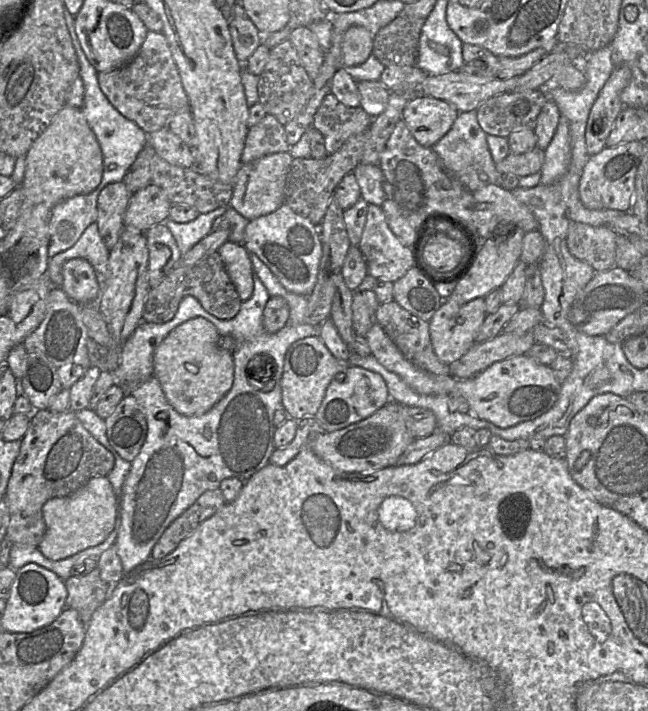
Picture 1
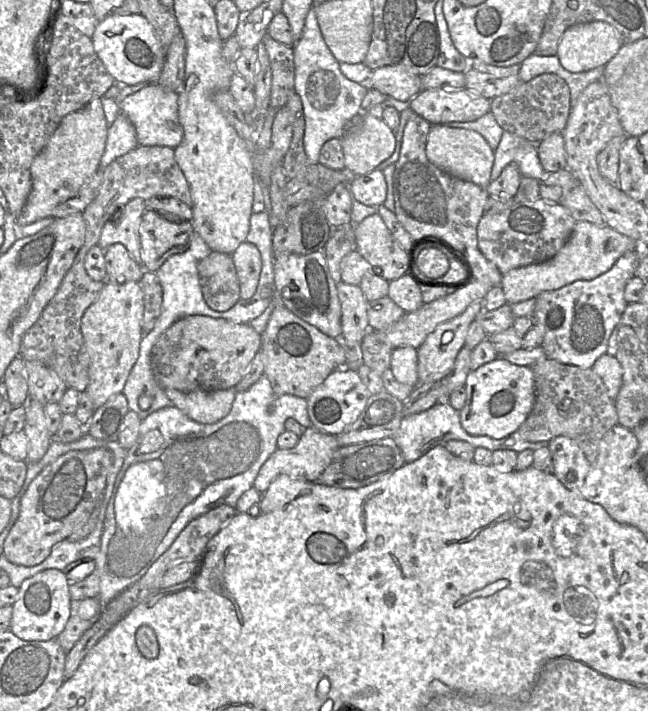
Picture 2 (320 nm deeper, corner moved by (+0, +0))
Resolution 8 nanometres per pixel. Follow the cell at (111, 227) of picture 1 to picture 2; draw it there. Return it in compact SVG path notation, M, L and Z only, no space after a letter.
M114 243L104 250L107 280L117 283L139 282L144 268L138 264L121 243Z

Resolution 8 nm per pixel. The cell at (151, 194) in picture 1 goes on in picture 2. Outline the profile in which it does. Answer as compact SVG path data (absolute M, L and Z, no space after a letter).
M134 198L119 207L118 214L109 219L101 232L98 246L106 249L114 243L123 244L131 257L143 266L140 244L140 225L147 209L146 201Z

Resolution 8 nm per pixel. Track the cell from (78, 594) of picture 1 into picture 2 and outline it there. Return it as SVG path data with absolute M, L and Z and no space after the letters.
M71 599L70 617L64 630L57 636L57 641L65 652L69 652L83 633L99 619L103 605L99 599Z

